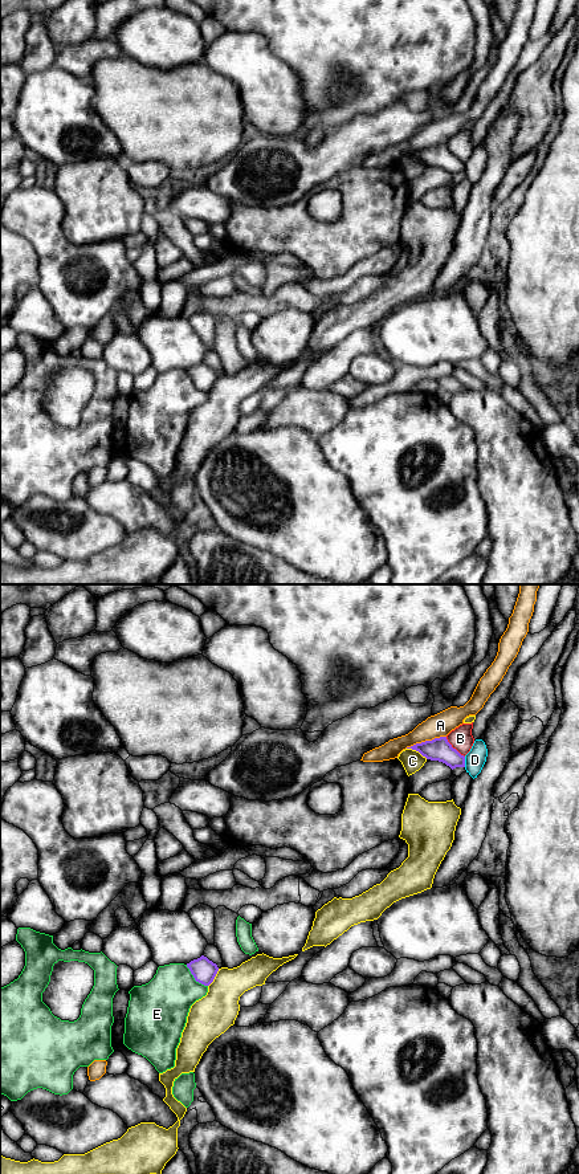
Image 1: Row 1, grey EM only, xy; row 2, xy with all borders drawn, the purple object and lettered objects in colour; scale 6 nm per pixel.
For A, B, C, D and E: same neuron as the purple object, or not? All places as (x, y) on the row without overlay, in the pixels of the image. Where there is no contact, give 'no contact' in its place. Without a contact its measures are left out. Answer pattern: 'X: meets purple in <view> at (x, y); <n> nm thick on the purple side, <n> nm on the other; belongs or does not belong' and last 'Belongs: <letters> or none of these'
A: meets purple in xy at (425, 147); 140 nm thick on the purple side, 140 nm on the other; does not belong
B: meets purple in xy at (452, 154); 140 nm thick on the purple side, 140 nm on the other; does not belong
C: meets purple in xy at (418, 157); 140 nm thick on the purple side, 140 nm on the other; does not belong
D: meets purple in xy at (464, 168); 140 nm thick on the purple side, 120 nm on the other; does not belong
E: meets purple in xy at (194, 383); 140 nm thick on the purple side, 320 nm on the other; does not belong
Belongs: none of these

